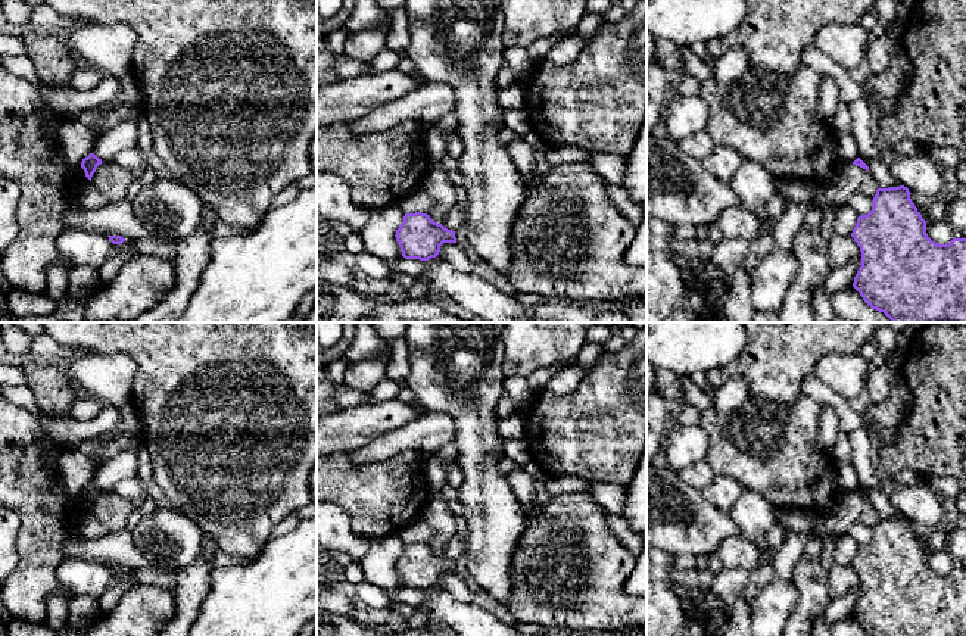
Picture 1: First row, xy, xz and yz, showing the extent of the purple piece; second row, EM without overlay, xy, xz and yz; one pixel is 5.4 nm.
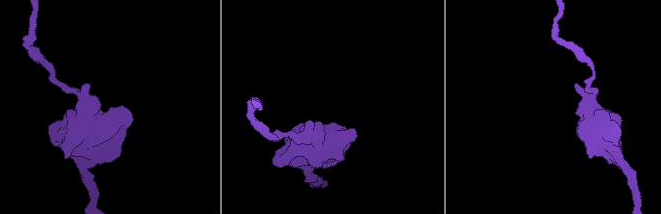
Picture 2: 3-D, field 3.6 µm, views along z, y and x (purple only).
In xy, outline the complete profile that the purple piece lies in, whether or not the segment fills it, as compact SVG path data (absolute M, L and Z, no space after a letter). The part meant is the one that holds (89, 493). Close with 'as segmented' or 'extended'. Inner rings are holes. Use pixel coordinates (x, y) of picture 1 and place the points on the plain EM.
M90 483L87 487L82 489L81 498L85 502L85 506L91 511L93 504L96 502L97 496L102 495L102 489L99 489L94 483Z | as segmented

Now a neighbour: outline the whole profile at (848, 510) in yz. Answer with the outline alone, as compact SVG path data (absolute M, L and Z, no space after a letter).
M839 492L833 506L817 515L814 524L816 534L847 534L854 524L867 524L875 527L878 520L876 511L869 501L850 492Z

